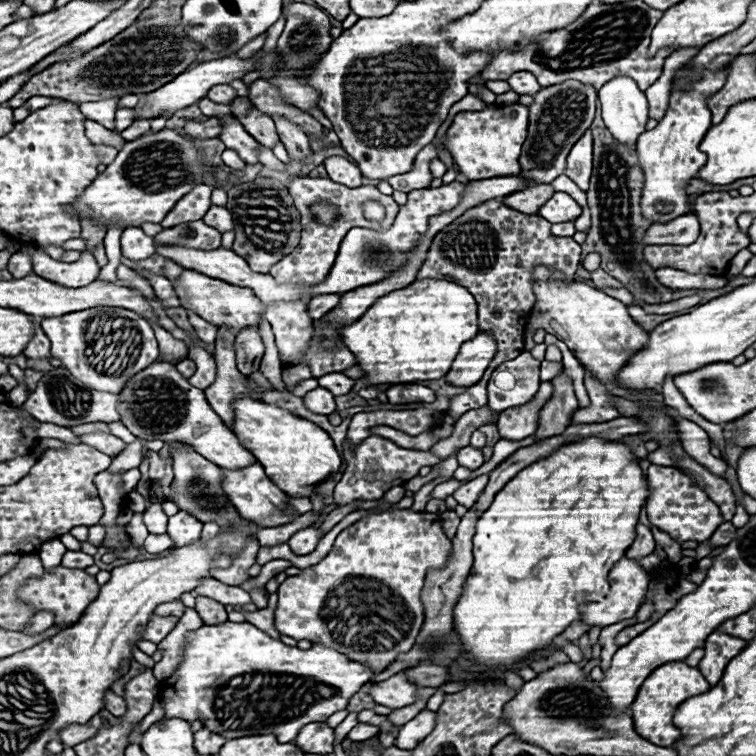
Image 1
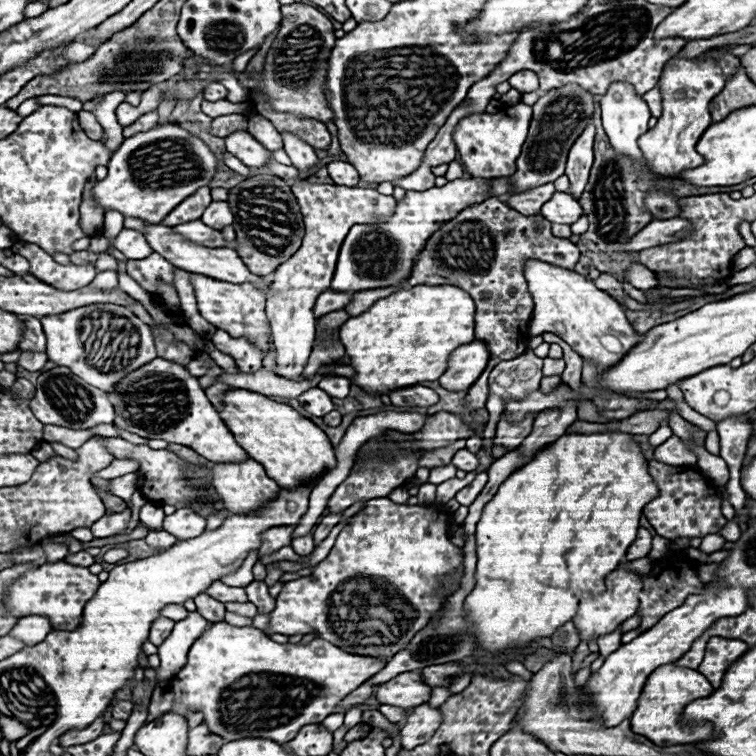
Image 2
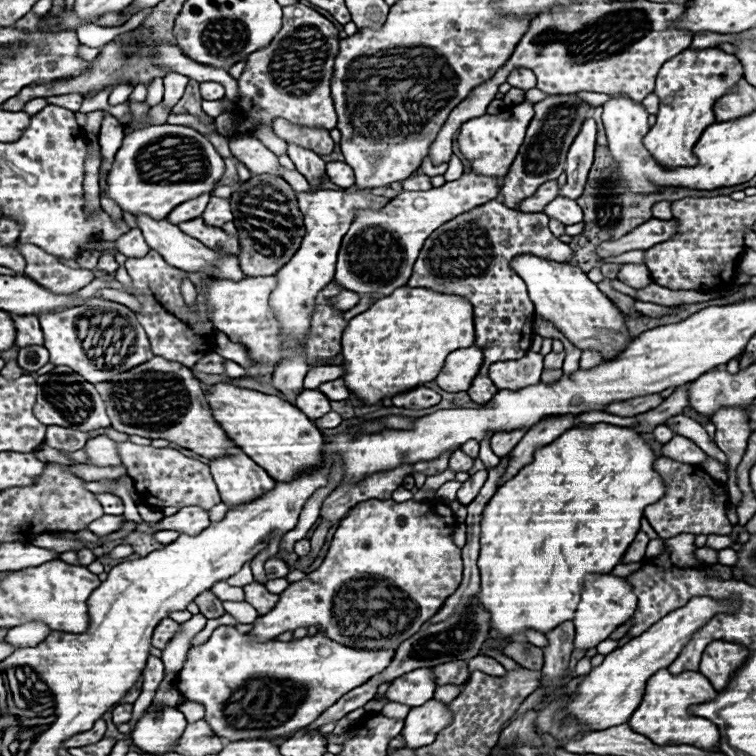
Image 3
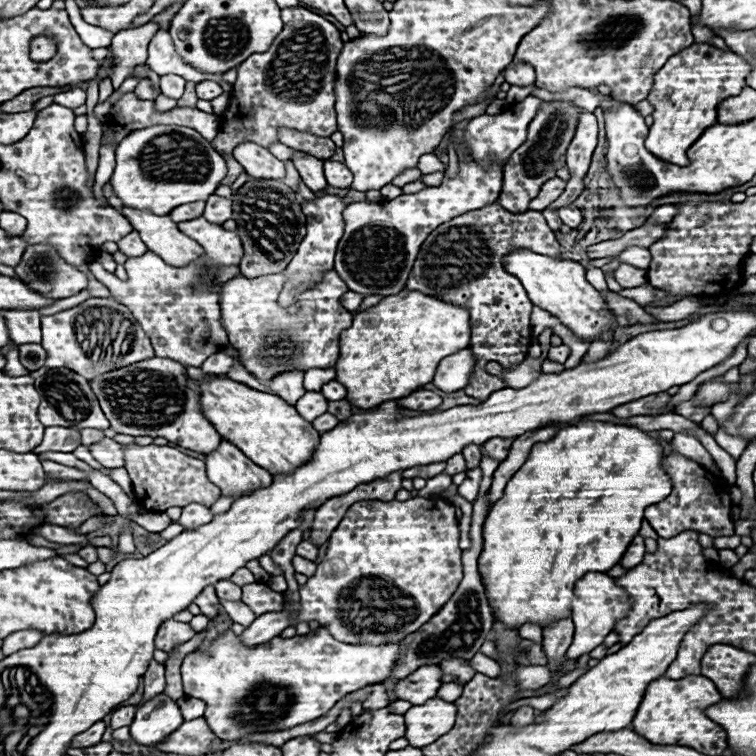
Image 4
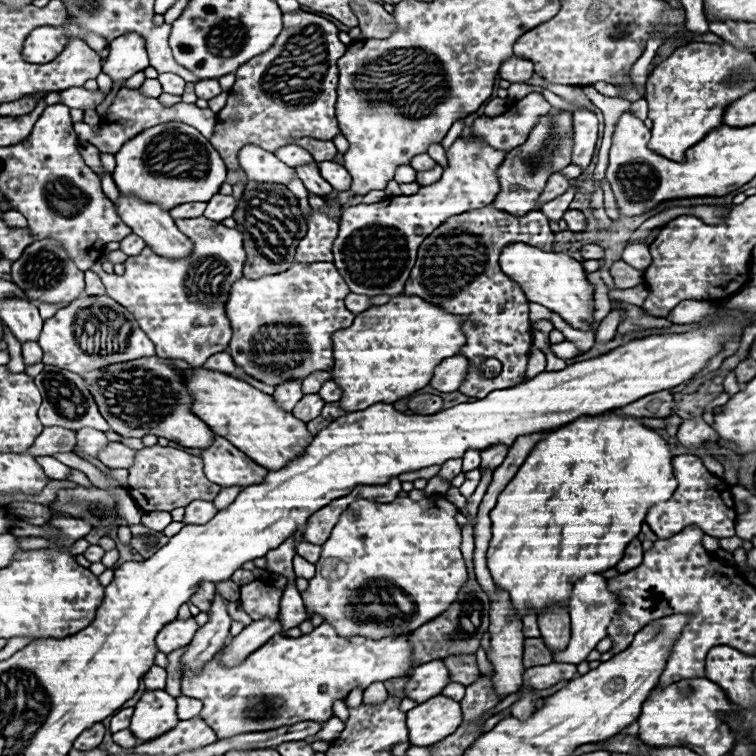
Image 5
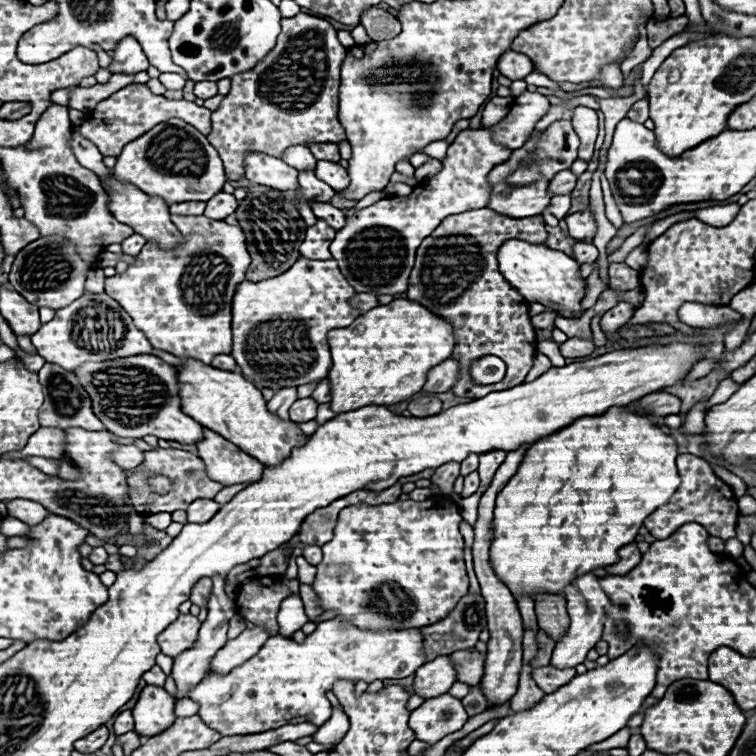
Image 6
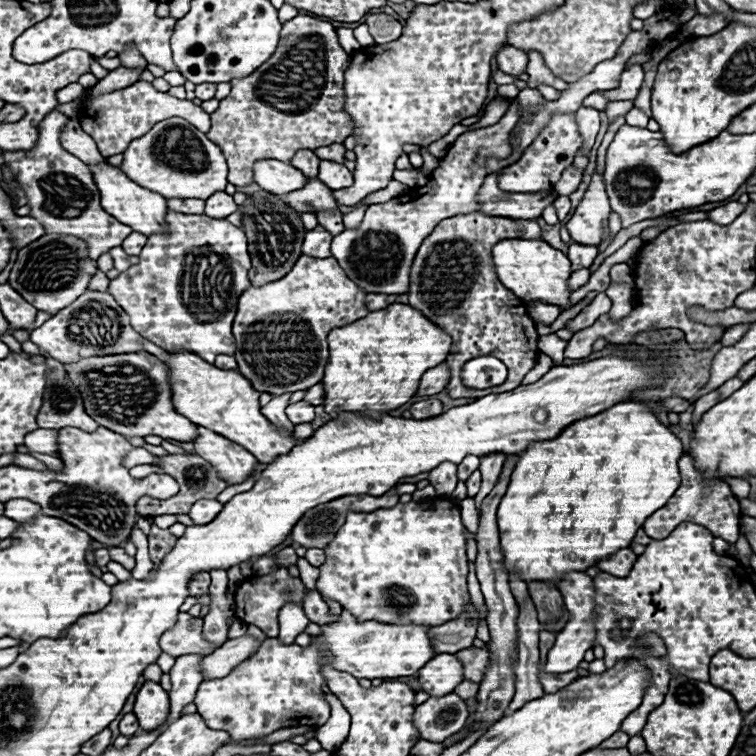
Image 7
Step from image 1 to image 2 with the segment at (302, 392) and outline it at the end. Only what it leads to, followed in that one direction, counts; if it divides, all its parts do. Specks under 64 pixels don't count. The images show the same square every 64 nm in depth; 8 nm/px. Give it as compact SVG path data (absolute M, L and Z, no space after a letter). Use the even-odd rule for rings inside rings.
M258 370L254 374L222 374L218 380L234 386L234 388L244 388L244 390L256 390L264 396L284 396L284 398L298 398L302 392L310 390L312 384L308 380L302 382L292 382L286 378L280 378L272 372Z

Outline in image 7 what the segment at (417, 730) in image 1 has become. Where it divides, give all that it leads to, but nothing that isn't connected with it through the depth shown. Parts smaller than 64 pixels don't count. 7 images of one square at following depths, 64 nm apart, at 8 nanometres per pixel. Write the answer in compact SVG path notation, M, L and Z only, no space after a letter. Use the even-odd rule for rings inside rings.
M456 694L428 698L414 710L412 724L418 728L420 738L428 742L442 742L466 726L466 704Z

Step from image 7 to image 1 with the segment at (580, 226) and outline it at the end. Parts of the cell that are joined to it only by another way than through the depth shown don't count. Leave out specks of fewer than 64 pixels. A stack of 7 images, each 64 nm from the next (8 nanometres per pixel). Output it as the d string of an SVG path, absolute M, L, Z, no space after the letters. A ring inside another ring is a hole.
M554 192L550 200L546 200L546 204L540 206L538 216L546 218L552 224L558 222L570 222L576 220L580 216L580 206L564 192Z

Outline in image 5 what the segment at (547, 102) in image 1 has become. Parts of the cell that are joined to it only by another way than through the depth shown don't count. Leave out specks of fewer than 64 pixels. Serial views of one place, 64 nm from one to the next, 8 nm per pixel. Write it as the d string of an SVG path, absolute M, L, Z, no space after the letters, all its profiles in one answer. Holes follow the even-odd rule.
M552 108L548 114L540 116L540 120L534 124L528 140L518 146L516 150L508 152L502 166L498 168L500 178L500 192L496 200L492 202L494 208L504 210L508 214L528 214L534 210L534 202L538 200L538 194L542 194L546 180L552 176L552 164L548 162L552 150L558 146L560 140L568 138L572 134L572 110L556 110Z

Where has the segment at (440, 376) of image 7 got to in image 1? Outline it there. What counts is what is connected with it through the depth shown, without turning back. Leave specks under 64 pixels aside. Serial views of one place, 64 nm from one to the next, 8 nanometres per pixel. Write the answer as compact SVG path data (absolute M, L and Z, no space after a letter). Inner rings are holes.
M478 332L472 340L464 342L458 356L452 362L446 380L452 386L472 386L478 382L496 354L496 340L490 332Z

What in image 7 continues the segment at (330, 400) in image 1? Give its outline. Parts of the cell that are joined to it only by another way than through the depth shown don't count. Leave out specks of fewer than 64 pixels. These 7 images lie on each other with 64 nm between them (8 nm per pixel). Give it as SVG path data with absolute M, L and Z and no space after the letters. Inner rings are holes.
M300 400L300 402L294 402L286 408L286 414L290 418L292 424L304 424L304 422L312 422L314 420L314 406Z

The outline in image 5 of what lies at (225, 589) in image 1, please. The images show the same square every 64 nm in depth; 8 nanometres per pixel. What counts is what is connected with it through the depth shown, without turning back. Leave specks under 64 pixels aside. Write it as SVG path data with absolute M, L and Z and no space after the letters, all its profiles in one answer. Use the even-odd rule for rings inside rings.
M230 580L218 582L218 584L216 584L216 590L218 590L218 594L222 594L222 598L226 598L228 602L238 602L238 598L240 598L240 586L234 586L234 582L230 582Z

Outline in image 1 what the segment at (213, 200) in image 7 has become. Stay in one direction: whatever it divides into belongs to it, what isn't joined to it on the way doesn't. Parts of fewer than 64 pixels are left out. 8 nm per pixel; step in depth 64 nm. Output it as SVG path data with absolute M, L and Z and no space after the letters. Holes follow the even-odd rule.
M210 206L210 210L206 212L206 216L204 216L202 220L206 222L206 226L216 228L220 234L232 230L232 218L230 218L230 212L228 212L224 206Z

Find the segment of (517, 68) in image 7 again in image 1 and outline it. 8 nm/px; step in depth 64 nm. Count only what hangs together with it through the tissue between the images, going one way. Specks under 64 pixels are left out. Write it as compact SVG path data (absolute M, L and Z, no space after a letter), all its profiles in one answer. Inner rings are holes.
M530 72L512 74L510 80L508 80L508 84L510 84L510 90L514 90L518 94L528 94L528 96L534 96L540 90L534 74L530 74Z

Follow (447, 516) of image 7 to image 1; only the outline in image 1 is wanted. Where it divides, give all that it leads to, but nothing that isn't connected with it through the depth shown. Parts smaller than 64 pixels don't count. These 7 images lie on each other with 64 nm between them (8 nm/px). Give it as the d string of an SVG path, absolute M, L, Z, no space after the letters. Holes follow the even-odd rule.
M382 504L378 508L382 510L382 514L360 518L358 522L342 530L334 540L330 552L318 564L302 568L296 576L288 576L278 586L278 606L274 612L274 626L278 632L294 640L310 640L314 644L334 648L354 662L370 666L374 674L386 670L398 658L398 654L404 654L414 646L424 620L420 590L424 586L426 574L430 568L444 566L446 558L450 556L450 540L442 530L438 514L412 512L410 508L392 510L392 504Z

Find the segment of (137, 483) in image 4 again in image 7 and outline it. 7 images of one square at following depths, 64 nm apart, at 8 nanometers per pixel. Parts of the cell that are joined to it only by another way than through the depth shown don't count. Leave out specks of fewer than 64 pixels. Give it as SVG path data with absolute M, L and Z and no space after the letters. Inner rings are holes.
M166 454L166 456L156 456L154 466L162 468L166 474L170 474L178 484L180 490L176 496L166 498L166 500L154 499L148 496L143 496L136 502L136 512L140 516L160 516L160 514L188 514L190 506L196 500L202 498L216 498L228 484L222 482L214 470L210 470L210 464L204 458L198 458L196 454Z

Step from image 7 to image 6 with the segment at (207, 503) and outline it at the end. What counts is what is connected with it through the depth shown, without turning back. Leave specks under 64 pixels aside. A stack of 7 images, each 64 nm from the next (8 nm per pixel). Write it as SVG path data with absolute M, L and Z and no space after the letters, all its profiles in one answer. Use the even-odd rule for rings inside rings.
M194 500L186 510L188 522L208 522L218 510L220 506L214 500Z

